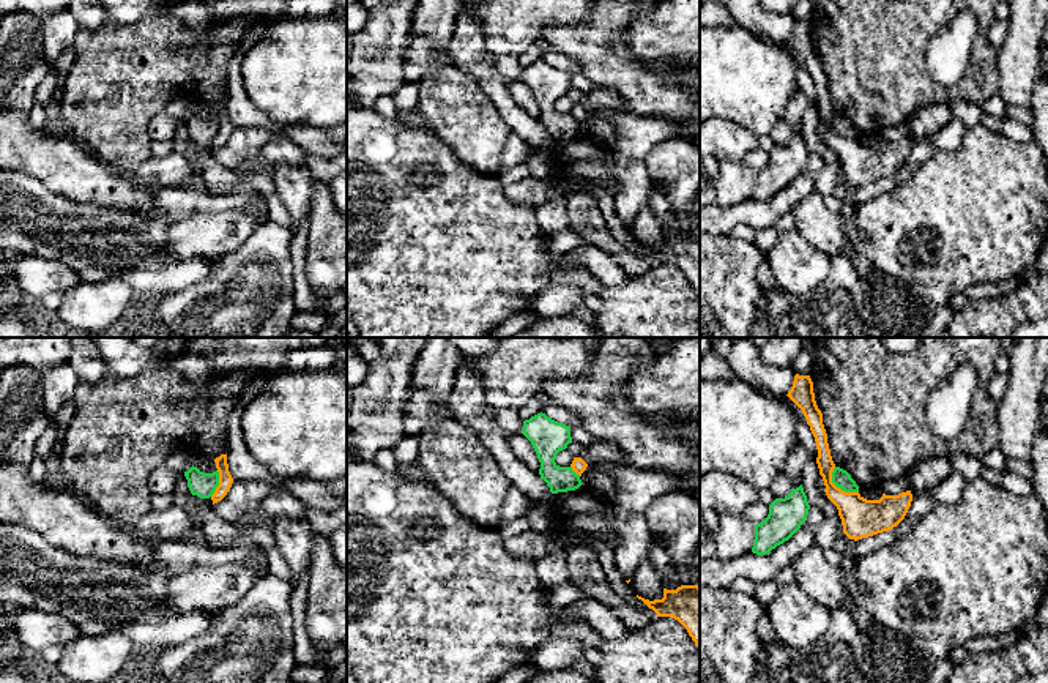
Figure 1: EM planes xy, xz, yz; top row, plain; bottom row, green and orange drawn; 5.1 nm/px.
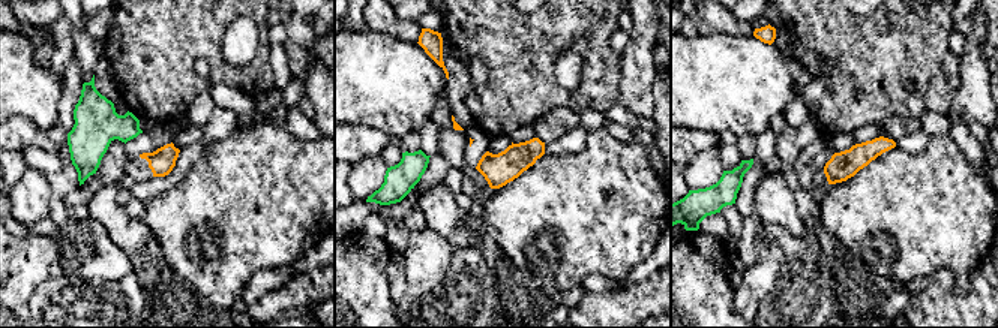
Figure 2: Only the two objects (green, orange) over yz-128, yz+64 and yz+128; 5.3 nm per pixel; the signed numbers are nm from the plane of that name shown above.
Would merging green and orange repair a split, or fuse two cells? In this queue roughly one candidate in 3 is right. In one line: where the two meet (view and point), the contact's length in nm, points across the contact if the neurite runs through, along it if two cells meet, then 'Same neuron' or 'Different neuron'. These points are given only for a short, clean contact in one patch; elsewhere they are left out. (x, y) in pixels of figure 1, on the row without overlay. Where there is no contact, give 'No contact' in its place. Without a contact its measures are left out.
Touches green at yz (839, 133). Shared border 180 nm. Boundary: yz (834, 114), (832, 128), (845, 138), (858, 139). Different neuron

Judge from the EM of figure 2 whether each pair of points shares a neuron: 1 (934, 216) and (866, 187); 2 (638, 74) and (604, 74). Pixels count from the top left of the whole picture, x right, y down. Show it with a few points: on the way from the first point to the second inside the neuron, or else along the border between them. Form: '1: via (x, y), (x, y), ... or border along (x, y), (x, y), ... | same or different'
1: via (917, 213), (910, 213), (883, 189) | same
2: border along (620, 54), (620, 92), (617, 101) | different

